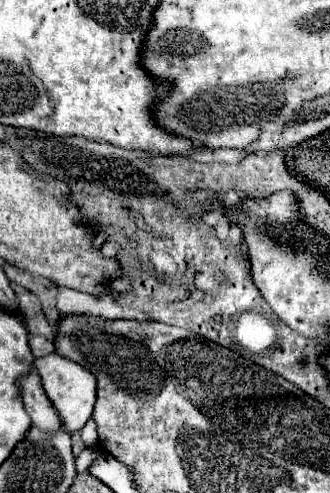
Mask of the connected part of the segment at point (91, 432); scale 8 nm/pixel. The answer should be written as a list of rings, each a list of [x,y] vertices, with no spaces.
[[[89,420],[81,430],[81,440],[85,442],[85,446],[93,446],[97,442],[97,438],[99,438],[97,436],[97,424],[93,420]]]

